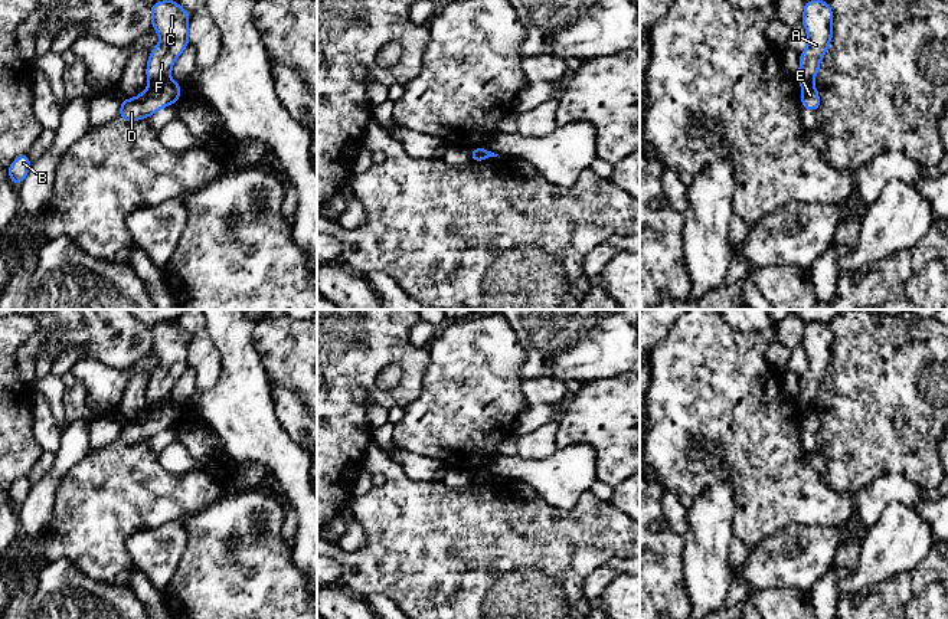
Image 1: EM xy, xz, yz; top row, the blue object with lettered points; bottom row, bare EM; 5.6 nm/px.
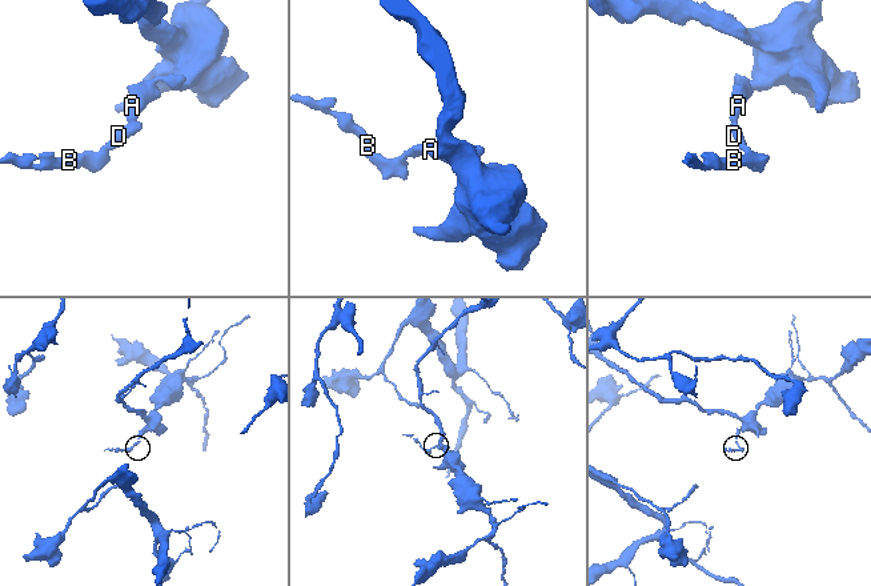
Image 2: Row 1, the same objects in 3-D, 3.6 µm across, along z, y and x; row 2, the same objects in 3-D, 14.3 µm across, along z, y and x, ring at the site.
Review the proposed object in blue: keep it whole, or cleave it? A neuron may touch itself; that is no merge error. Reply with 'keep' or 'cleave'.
cleave

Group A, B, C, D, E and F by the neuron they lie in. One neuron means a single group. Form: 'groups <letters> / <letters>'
groups A C F / B D E

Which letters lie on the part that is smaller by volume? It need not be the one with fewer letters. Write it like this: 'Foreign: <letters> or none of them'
Foreign: B, D, E

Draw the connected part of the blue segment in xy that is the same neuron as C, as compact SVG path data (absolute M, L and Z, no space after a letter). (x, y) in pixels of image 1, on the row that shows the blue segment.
M174 0L151 4L151 26L157 30L160 43L150 52L147 62L148 85L170 79L171 66L189 43L189 13Z

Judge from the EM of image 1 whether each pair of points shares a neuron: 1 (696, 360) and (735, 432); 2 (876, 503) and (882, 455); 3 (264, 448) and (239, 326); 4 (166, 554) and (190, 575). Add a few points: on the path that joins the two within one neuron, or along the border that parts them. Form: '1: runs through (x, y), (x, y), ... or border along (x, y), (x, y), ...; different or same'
1: runs through (705, 377), (710, 386), (713, 406), (722, 415); same
2: border along (912, 481), (898, 474), (881, 474), (855, 495); different
3: runs through (244, 418), (239, 356); same
4: border along (186, 531), (186, 549), (173, 576), (162, 590); different

